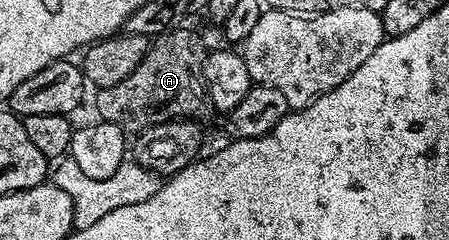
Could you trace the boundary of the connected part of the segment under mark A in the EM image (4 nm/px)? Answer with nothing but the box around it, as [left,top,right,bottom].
[95,28,208,135]

